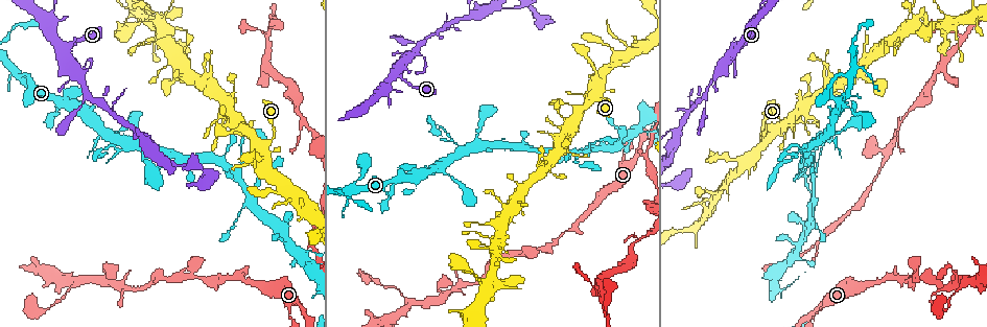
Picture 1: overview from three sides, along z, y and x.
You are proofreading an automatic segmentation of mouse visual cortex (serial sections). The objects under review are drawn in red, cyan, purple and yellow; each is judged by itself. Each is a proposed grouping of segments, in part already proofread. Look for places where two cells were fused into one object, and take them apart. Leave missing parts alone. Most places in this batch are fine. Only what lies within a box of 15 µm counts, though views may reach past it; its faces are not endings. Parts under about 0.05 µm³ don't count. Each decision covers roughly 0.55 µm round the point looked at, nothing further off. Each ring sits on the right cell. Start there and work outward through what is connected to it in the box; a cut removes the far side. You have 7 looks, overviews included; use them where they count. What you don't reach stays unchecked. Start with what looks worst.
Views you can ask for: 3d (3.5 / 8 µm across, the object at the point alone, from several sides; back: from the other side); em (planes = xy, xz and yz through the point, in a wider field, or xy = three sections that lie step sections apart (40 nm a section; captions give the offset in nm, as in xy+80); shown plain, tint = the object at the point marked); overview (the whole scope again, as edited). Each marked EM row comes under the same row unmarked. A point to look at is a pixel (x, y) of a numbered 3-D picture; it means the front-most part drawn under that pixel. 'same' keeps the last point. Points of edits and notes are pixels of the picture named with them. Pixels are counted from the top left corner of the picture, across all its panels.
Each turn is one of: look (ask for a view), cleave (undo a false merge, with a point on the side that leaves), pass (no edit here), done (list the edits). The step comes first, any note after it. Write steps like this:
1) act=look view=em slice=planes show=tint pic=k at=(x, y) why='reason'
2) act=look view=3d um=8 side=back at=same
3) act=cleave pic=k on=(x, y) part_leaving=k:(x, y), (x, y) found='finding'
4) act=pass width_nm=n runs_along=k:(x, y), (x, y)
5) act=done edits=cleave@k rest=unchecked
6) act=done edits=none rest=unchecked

act=look view=3d um=3.5 pic=1 at=(218, 162) why='a fork'

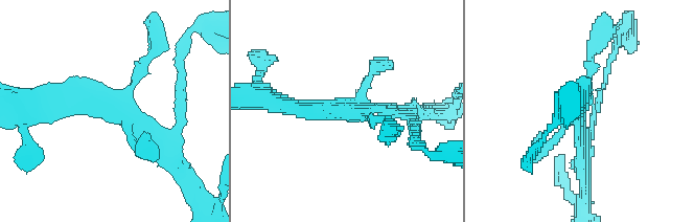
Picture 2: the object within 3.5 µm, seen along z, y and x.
act=look view=em slice=xy step=5 show=tint pic=2 at=(110, 108) why='need the tissue'

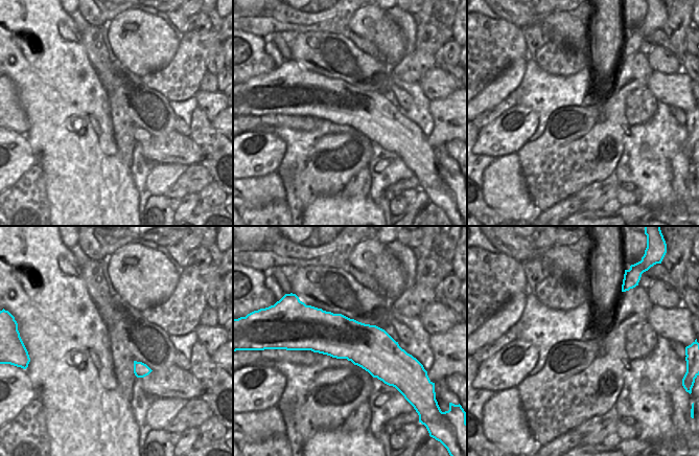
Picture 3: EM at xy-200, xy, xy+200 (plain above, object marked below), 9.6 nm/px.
act=pass runs_along=2:(39, 102), (100, 102), (167, 154) found='one cell here'

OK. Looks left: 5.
act=look view=3d um=8 pic=1 at=(815, 193) why='small branch off a trunk'

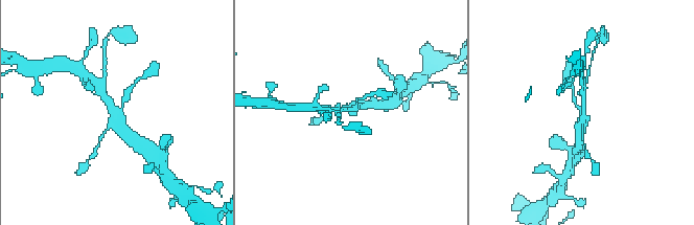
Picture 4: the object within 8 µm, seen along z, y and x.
act=look view=em slice=planes show=tint pic=4 at=(119, 112) arms=4 arm_widths_nm=100,150,250,350 why='now the EM'

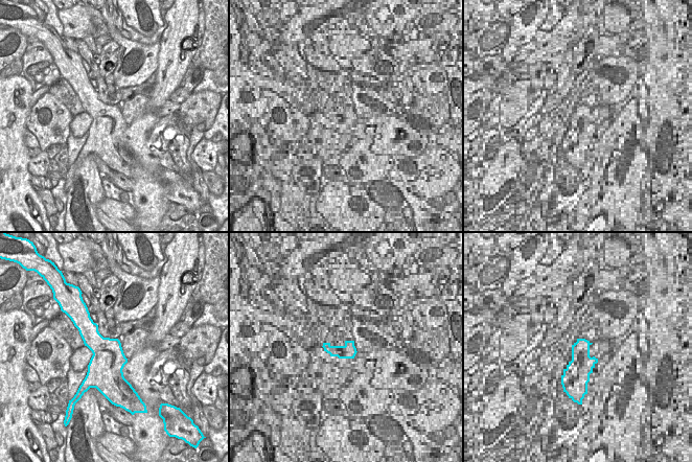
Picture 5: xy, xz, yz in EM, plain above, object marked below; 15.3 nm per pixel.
act=pass runs_along=4:(97, 87), (117, 111), (128, 138) found='continuous, no second cell'

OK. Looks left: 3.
act=look view=3d um=3.5 side=back pic=1 at=(86, 92) why='narrows sharply'

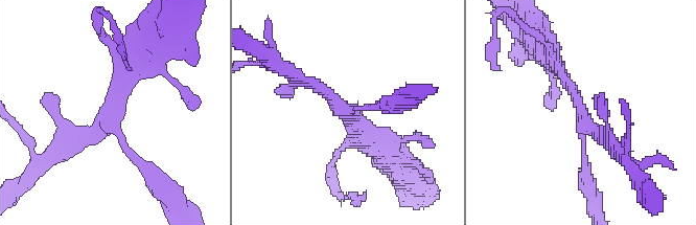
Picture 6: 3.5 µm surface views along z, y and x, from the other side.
act=look view=em slice=xy step=2 show=tint pic=6 at=(580, 118) arms=3 arm_widths_nm=150,200,200 why='need the tissue'

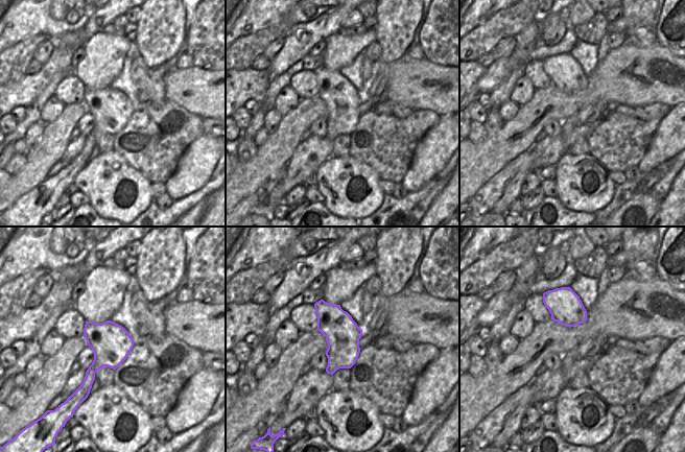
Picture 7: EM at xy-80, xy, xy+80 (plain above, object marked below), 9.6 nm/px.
act=pass found='one cell here'

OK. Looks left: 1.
act=done edits=none rest=unchecked

